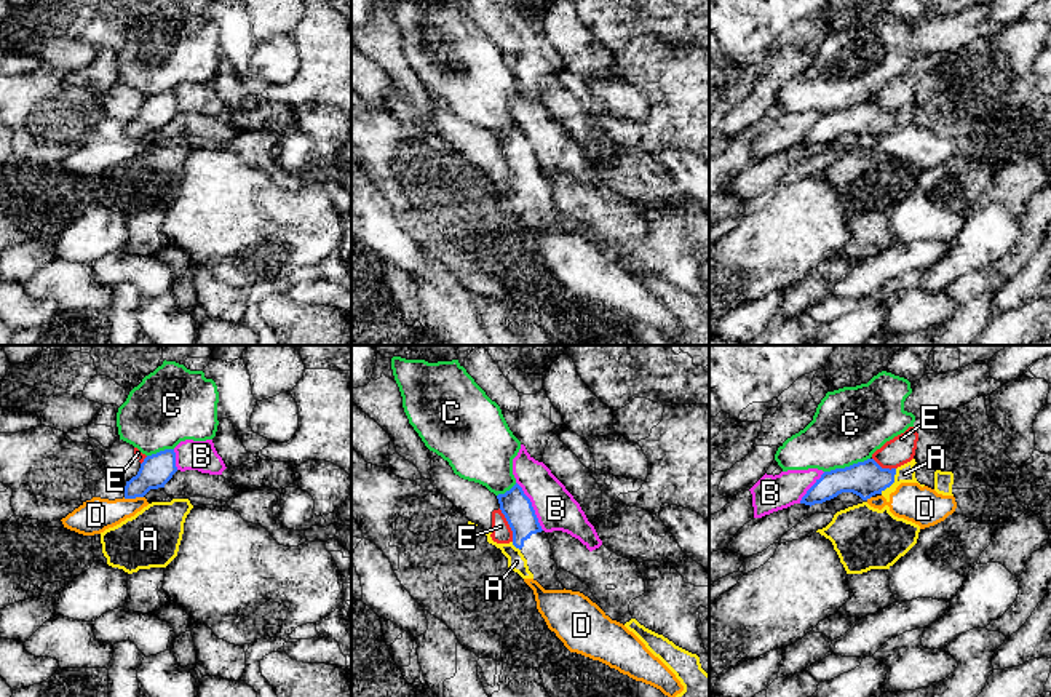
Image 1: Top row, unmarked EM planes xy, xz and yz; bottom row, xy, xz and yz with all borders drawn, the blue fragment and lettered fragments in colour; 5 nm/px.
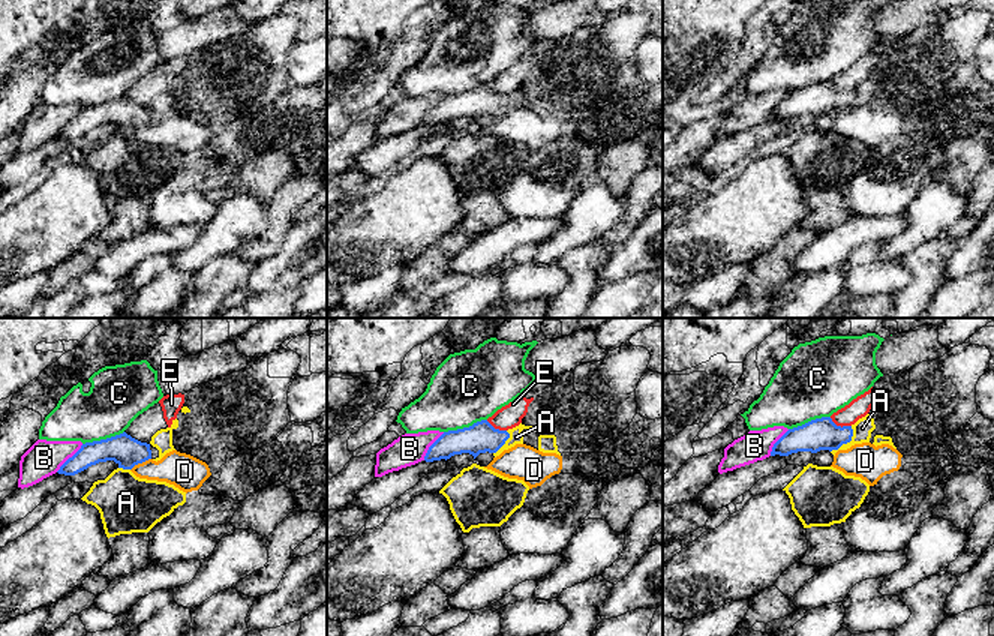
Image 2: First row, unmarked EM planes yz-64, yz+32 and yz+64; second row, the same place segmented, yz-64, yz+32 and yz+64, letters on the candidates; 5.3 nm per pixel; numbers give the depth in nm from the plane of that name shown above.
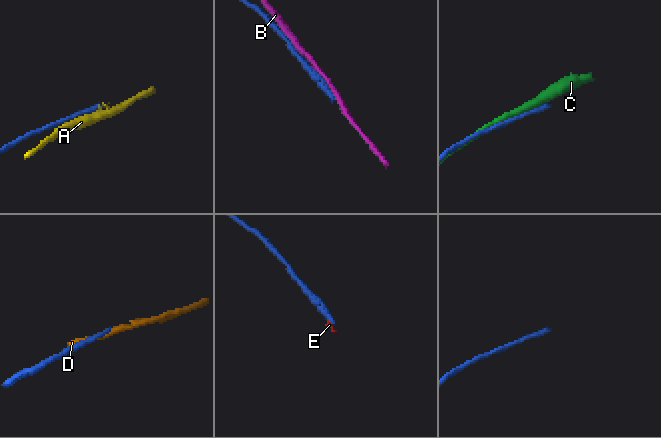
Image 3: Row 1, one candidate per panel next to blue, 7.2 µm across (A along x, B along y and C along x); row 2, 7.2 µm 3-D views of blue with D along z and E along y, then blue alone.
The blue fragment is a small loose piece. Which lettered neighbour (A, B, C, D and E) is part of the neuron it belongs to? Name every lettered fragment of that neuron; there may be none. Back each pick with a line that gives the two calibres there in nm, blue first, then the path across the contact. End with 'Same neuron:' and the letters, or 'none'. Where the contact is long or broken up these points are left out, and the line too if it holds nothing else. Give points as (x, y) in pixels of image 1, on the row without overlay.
Same neuron: none

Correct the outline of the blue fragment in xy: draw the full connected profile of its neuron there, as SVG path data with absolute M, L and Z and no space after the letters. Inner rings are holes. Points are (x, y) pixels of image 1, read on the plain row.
M174 91L147 98L137 117L126 123L125 141L144 139L150 131L165 129L176 114Z

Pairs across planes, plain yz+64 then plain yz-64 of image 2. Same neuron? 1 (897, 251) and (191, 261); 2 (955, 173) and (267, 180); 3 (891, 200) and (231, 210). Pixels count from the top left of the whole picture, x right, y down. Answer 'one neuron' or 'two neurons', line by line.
1: one neuron
2: one neuron
3: two neurons

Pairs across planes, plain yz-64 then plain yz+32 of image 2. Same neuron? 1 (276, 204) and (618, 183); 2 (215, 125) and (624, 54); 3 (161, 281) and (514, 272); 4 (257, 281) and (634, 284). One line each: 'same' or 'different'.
1: different
2: same
3: same
4: different

